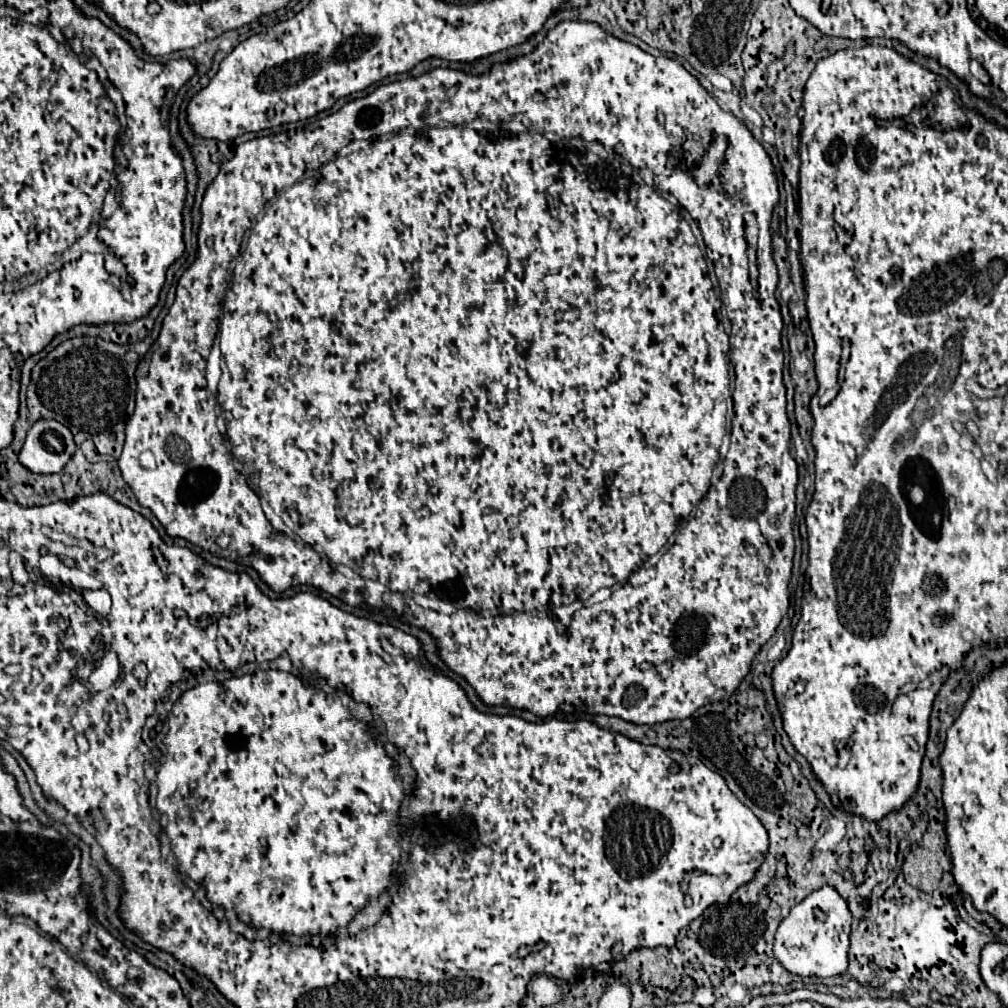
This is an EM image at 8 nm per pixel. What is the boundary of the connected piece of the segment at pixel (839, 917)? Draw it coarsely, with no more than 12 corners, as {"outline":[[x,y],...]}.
{"outline":[[829,885],[781,921],[773,955],[793,975],[847,969],[851,913]]}

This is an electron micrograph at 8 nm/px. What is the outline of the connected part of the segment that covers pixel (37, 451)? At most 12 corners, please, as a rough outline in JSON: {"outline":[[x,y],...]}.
{"outline":[[39,419],[19,461],[33,473],[59,473],[73,453],[71,431]]}

